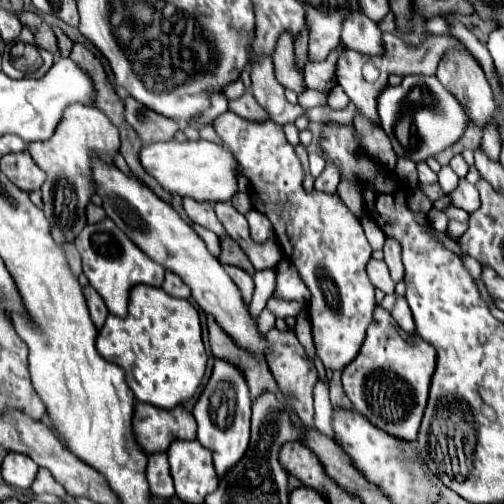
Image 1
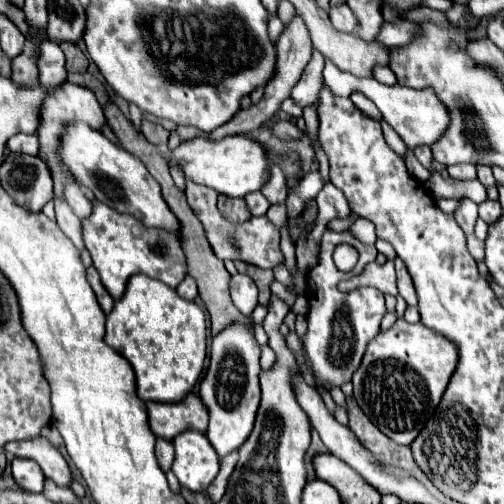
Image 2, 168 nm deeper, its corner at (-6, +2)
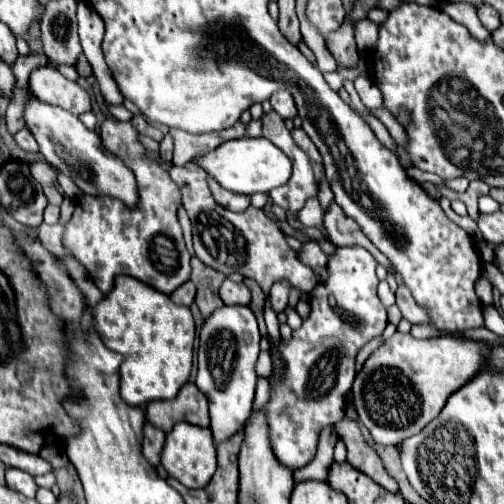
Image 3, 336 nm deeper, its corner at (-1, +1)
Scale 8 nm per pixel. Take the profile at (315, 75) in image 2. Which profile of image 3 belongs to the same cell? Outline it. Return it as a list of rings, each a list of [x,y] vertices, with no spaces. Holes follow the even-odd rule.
[[[277,91],[275,95],[271,95],[271,105],[273,109],[283,117],[283,119],[293,119],[297,117],[297,109],[295,109],[295,101],[291,97],[291,93],[287,91]]]

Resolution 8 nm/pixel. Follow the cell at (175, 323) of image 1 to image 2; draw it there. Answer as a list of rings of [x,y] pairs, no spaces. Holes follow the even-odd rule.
[[[136,274],[106,320],[106,344],[122,350],[136,374],[136,392],[144,402],[180,402],[198,382],[206,358],[206,318],[196,302],[180,298],[172,288]]]

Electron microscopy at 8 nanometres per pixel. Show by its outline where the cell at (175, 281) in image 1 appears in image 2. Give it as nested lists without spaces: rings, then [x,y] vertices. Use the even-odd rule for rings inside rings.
[[[186,276],[184,282],[176,288],[176,292],[178,292],[184,300],[196,300],[196,296],[198,296],[198,288],[196,288],[194,278],[192,278],[192,276]]]

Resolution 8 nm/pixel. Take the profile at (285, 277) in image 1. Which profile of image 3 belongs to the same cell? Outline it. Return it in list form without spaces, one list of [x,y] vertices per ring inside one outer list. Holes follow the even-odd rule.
[[[221,307],[205,323],[199,335],[199,355],[197,355],[197,387],[209,399],[211,413],[211,433],[215,445],[223,439],[233,437],[247,423],[257,383],[257,355],[259,355],[259,329],[257,319],[249,307]]]

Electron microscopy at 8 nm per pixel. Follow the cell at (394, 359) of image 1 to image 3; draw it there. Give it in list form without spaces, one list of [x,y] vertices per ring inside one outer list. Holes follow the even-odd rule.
[[[397,331],[365,361],[353,381],[351,393],[357,415],[377,445],[401,445],[439,415],[447,397],[485,365],[487,355],[489,343],[483,341],[457,337],[415,339]]]

